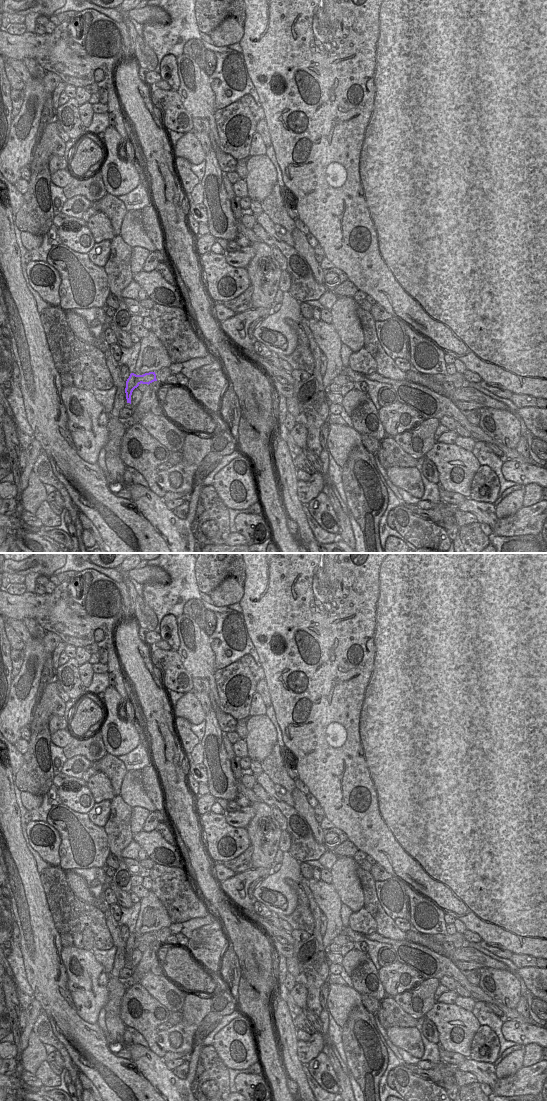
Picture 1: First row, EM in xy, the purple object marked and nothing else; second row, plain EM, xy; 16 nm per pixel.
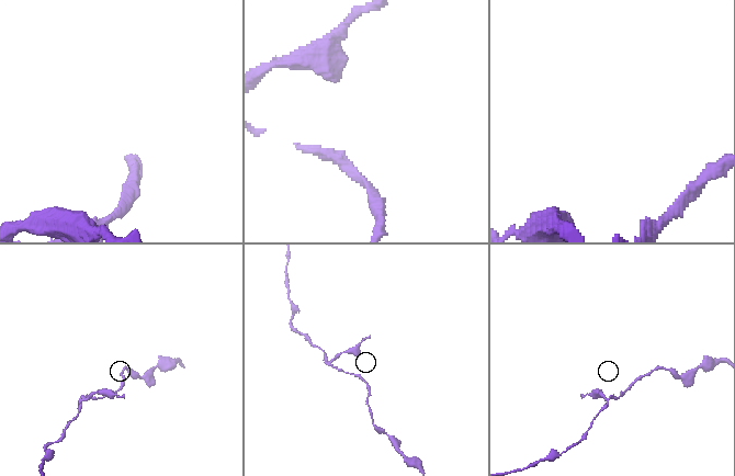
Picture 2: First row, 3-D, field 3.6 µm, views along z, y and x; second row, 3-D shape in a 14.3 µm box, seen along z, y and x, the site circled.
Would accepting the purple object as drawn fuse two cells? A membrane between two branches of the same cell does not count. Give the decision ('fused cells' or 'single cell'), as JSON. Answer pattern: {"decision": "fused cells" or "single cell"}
{"decision": "fused cells"}

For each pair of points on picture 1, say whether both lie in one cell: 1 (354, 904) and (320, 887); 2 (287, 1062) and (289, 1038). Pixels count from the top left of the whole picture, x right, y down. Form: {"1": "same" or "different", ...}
{"1": "different", "2": "same"}

